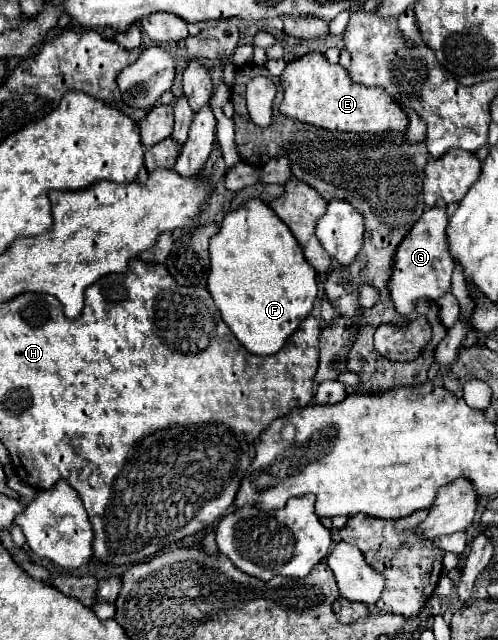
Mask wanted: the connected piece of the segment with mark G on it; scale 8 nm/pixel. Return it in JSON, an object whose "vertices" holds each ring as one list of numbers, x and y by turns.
{"vertices":[[442,199,436,201,436,207,426,209,424,215,416,221,412,231,406,235,404,243,400,243,394,259,394,271,390,279,390,295,400,315,408,315,414,307,414,301,420,297,438,299,450,289,450,277,454,269,454,261,446,243,446,203]]}

